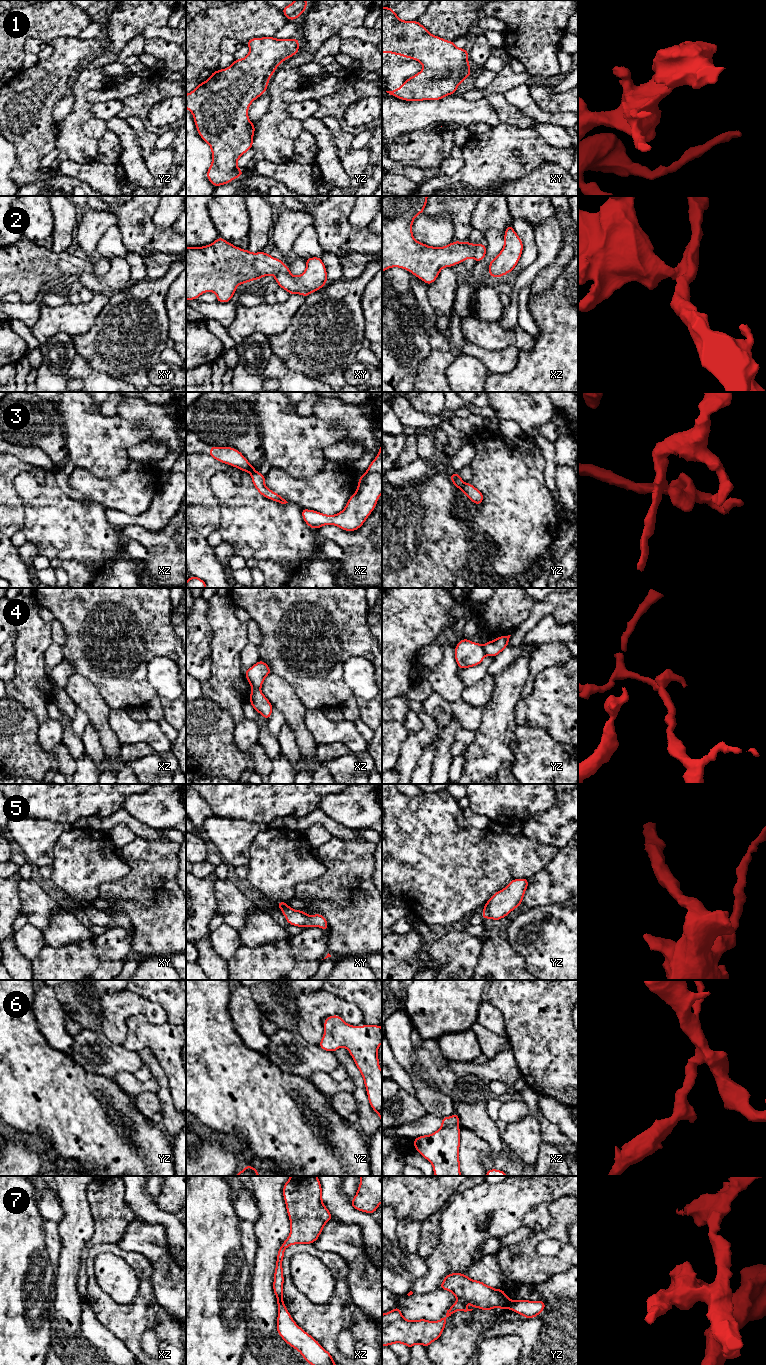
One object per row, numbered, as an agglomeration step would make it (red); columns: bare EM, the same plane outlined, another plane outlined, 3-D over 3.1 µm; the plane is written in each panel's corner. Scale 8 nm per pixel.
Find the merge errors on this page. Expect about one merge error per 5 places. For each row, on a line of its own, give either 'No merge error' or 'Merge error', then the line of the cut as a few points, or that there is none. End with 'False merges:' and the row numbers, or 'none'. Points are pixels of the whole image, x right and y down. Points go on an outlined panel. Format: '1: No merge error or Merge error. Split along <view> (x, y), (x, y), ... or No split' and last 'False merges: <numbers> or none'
1: No merge error. No split
2: No merge error. No split
3: Merge error. Split along yz (464, 483), (461, 488)
4: Merge error. Split along yz (482, 646), (486, 654)
5: No merge error. No split
6: No merge error. No split
7: No merge error. No split
False merges: 3, 4

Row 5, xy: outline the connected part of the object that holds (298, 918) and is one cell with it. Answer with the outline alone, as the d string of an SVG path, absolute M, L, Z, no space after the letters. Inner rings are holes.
M282 901L276 903L276 905L281 909L290 925L304 928L316 926L323 930L328 930L329 928L327 919L321 914L315 913L313 916L309 916L307 912L292 909L288 906L288 903Z

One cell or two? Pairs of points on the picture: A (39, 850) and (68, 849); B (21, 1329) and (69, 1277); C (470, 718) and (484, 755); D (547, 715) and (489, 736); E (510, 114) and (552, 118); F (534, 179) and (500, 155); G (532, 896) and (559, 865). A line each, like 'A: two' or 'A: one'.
A: two
B: two
C: two
D: two
E: two
F: two
G: one

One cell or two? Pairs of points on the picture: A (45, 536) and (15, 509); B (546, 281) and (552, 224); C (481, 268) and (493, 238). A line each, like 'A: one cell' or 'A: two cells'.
A: two cells
B: two cells
C: one cell

